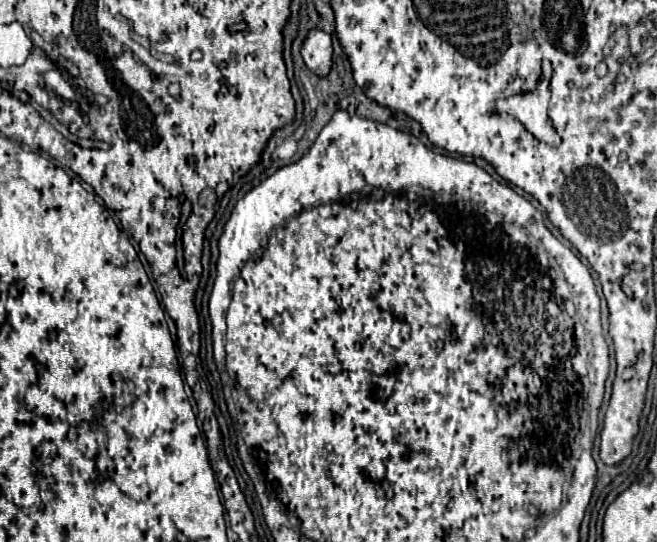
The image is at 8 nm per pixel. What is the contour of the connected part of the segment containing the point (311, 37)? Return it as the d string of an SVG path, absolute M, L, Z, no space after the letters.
M310 31L304 45L302 45L302 57L306 67L316 73L318 77L326 77L332 69L332 39L324 31Z

